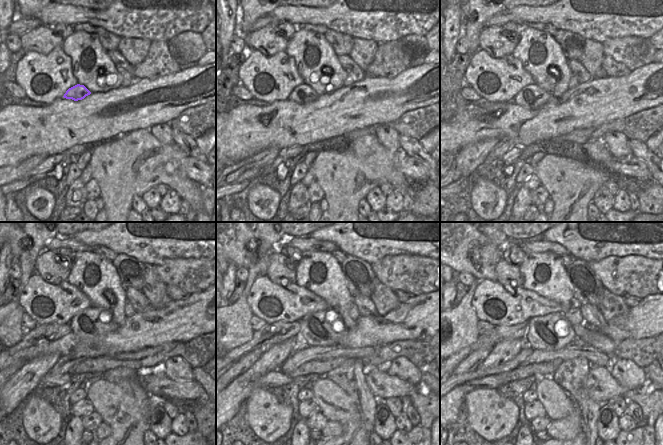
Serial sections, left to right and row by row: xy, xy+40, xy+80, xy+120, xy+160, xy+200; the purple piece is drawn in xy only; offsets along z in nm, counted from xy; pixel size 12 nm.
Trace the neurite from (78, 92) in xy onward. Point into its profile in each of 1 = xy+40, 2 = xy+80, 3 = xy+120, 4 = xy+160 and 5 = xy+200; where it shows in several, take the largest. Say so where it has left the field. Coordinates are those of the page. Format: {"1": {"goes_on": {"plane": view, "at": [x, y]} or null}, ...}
{"1": {"goes_on": {"plane": "xy+40", "at": [303, 94]}}, "2": {"goes_on": {"plane": "xy+80", "at": [533, 97]}}, "3": {"goes_on": {"plane": "xy+120", "at": [86, 324]}}, "4": {"goes_on": {"plane": "xy+160", "at": [317, 329]}}, "5": {"goes_on": {"plane": "xy+200", "at": [543, 333]}}}

